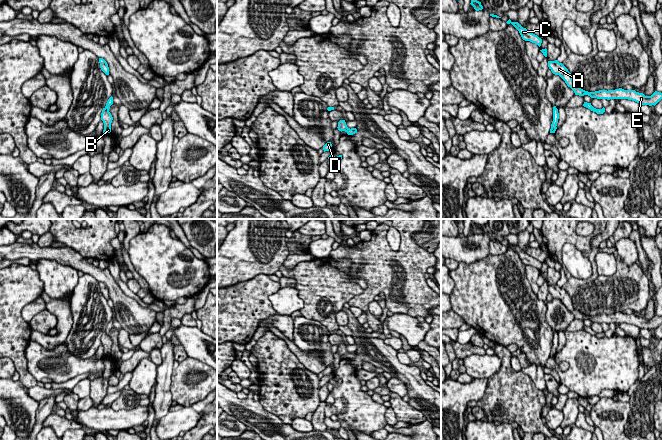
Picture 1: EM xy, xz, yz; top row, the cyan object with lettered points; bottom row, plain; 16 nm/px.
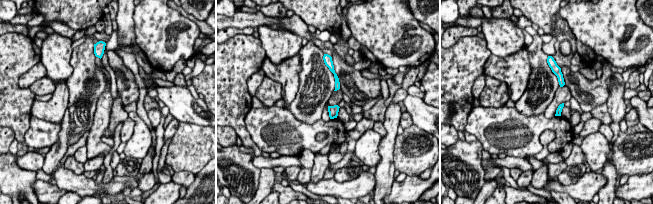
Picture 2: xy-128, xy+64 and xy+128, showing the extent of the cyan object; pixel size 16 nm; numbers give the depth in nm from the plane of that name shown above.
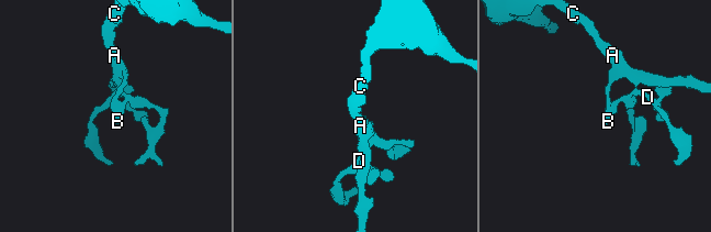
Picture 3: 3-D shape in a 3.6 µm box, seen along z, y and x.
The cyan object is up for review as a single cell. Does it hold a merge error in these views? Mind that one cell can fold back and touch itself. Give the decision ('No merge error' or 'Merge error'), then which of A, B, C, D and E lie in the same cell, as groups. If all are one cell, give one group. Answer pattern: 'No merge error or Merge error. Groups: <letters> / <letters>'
Merge error. Groups: A C E / B D

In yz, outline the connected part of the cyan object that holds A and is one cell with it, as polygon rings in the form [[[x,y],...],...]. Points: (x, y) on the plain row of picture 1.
[[[558,284],[548,285],[548,291],[553,298],[559,299],[570,311],[575,319],[584,320],[588,319],[591,322],[597,323],[628,323],[639,327],[640,329],[656,329],[662,323],[662,317],[655,315],[651,320],[645,320],[643,317],[636,316],[635,314],[624,314],[622,312],[615,314],[599,314],[595,316],[588,316],[576,310],[573,306],[571,297],[568,293]]]

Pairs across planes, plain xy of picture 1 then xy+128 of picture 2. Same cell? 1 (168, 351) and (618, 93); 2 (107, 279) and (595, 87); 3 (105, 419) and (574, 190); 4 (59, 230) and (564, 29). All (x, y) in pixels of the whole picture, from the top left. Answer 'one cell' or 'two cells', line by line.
1: one cell
2: one cell
3: one cell
4: one cell

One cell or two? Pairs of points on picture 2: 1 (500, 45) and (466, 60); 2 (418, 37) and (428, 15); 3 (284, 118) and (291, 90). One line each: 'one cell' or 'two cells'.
1: two cells
2: two cells
3: two cells

